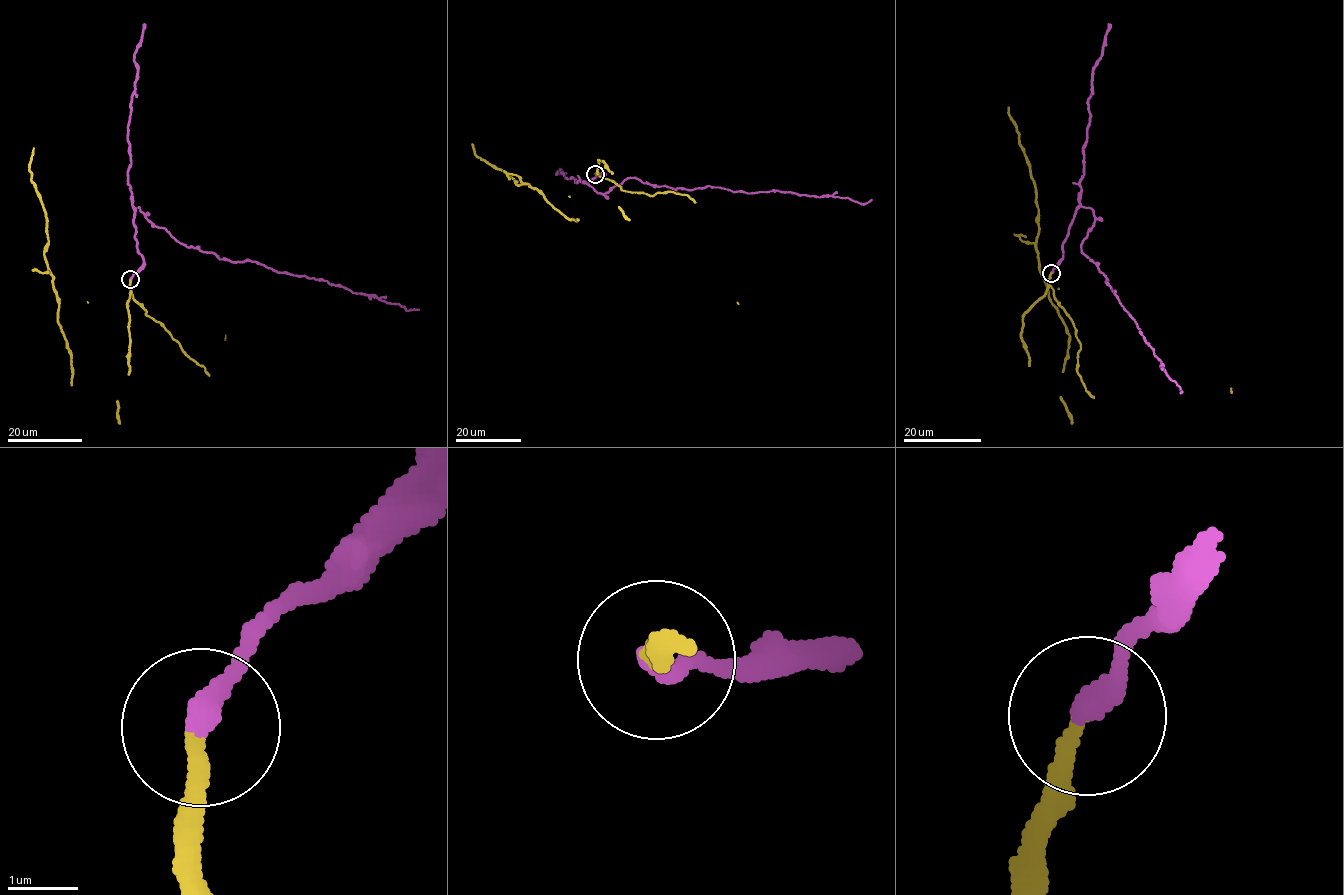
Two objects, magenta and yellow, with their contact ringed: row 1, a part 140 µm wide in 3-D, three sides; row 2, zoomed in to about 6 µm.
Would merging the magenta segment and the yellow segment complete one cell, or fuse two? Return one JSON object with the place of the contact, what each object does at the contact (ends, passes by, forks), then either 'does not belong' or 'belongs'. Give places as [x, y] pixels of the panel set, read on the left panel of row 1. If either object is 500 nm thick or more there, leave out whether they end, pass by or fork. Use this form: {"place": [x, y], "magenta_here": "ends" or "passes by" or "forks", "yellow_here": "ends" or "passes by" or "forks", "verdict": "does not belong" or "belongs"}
{"place": [130, 279], "magenta_here": "ends", "yellow_here": "ends", "verdict": "belongs"}

